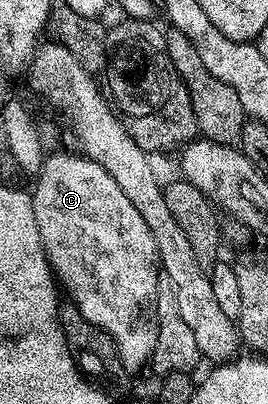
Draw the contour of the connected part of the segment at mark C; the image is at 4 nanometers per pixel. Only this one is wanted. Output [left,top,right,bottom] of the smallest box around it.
[32,153,160,372]

